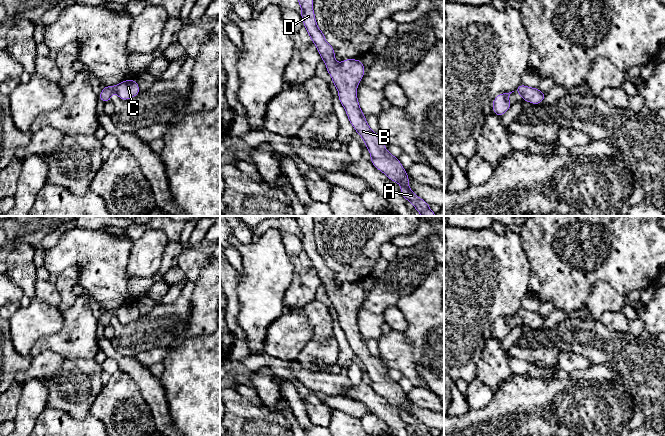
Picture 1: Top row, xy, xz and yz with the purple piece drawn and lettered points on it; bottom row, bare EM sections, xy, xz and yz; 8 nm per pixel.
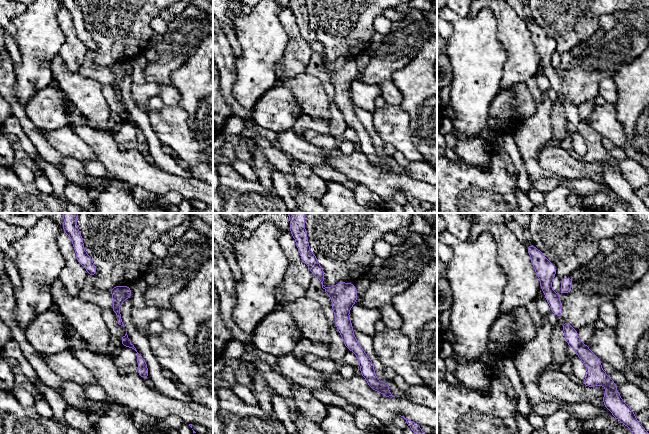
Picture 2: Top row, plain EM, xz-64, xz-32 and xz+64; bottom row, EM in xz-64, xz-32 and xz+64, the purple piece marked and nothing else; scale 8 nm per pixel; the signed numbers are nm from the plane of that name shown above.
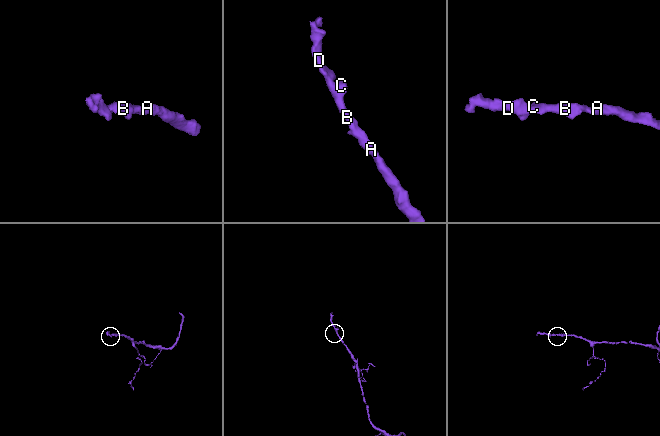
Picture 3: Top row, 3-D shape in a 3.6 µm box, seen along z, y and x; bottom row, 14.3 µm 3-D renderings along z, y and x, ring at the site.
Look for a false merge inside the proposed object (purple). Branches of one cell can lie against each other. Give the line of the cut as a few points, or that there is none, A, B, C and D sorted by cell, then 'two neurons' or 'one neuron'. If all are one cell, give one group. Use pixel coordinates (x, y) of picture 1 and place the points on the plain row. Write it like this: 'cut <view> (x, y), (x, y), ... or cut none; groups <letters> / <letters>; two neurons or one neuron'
cut none; groups A B C D; one neuron

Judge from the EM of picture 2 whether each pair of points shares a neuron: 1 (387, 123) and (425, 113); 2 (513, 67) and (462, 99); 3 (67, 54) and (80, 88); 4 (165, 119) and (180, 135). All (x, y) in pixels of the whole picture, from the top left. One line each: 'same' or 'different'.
1: different
2: different
3: different
4: same

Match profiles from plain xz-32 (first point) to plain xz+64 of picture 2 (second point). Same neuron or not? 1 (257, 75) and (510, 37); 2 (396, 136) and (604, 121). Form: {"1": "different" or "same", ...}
{"1": "different", "2": "same"}

